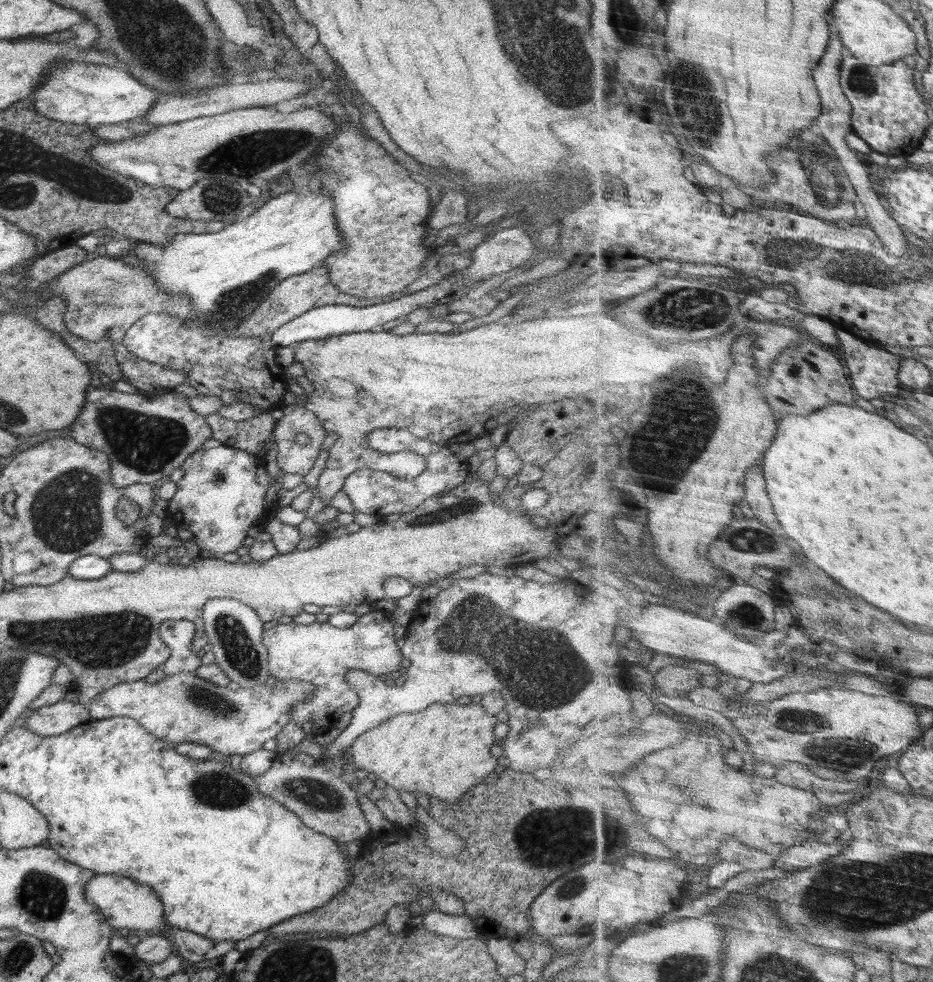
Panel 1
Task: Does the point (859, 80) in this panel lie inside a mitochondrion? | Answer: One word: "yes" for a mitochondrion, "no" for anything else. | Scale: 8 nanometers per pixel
yes

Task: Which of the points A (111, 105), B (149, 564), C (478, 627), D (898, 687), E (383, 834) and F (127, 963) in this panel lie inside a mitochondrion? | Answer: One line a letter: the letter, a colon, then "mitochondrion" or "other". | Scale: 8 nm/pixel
A: other
B: other
C: mitochondrion
D: other
E: other
F: other

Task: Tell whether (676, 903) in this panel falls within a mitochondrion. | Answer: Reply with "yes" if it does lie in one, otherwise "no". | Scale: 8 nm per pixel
no

